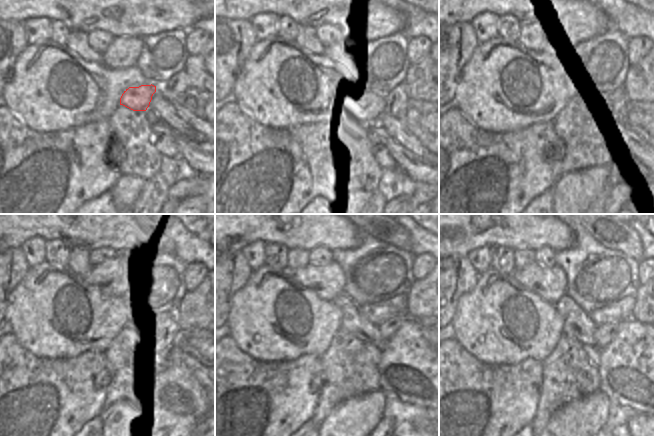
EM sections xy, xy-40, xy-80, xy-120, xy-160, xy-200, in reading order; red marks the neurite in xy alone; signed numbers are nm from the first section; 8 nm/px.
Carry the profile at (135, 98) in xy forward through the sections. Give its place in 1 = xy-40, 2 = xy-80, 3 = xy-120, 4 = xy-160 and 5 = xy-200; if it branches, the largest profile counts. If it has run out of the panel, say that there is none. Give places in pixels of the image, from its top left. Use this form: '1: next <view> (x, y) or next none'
1: next xy-40 (360, 98)
2: next xy-80 (603, 89)
3: next xy-120 (157, 312)
4: next xy-160 (377, 314)
5: next xy-200 (621, 310)

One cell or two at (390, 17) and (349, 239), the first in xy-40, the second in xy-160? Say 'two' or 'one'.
one

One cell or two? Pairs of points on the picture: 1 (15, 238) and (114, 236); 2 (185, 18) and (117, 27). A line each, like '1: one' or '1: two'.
1: one
2: one

